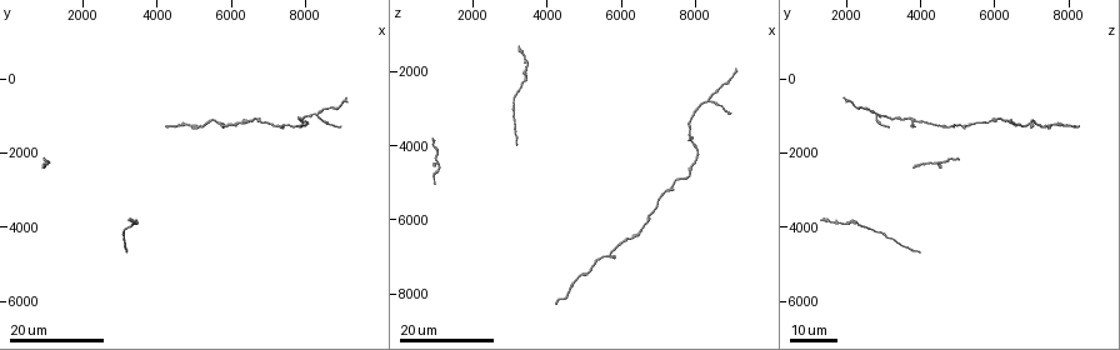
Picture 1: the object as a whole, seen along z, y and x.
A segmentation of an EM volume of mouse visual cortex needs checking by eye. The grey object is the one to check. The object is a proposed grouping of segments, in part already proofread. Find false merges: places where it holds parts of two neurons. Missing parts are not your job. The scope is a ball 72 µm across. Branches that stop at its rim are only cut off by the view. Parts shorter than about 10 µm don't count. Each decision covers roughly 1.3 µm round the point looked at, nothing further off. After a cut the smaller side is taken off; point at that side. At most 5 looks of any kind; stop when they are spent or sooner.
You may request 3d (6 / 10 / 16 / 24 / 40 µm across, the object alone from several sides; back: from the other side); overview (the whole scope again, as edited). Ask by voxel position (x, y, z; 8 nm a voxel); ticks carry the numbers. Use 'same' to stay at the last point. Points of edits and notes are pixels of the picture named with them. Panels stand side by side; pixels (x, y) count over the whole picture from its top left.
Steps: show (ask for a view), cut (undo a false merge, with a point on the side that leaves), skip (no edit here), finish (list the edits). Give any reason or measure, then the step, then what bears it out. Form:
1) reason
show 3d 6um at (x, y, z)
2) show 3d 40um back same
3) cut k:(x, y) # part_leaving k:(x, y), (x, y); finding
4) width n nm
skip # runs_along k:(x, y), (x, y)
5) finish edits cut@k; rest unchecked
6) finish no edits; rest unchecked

narrows sharply
show 3d 16um at (8000, 1200, 3900)

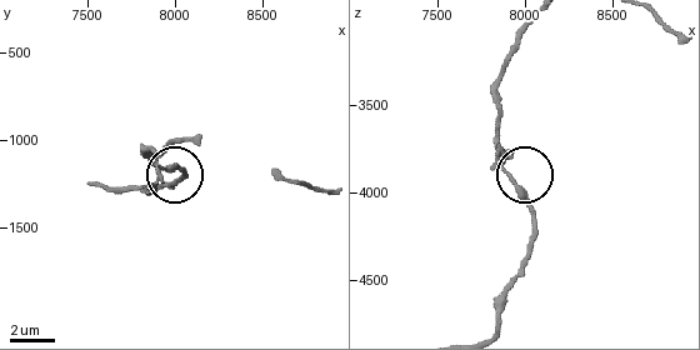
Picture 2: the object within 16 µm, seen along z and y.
show 3d 10um at (7920, 1160, 3920)

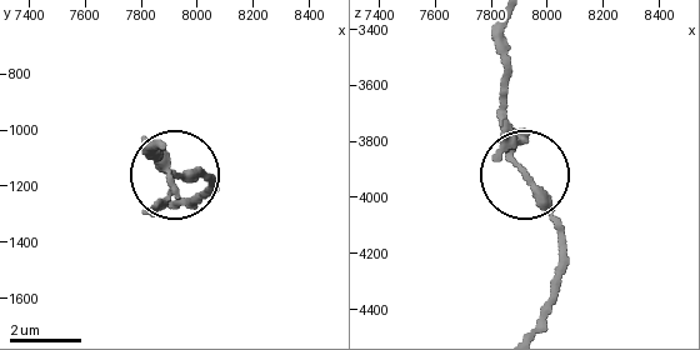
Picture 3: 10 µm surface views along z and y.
skip # runs_along 3:(535, 324), (561, 234), (499, 103); one neuron here

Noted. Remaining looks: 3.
show 3d 16um at (8200, 1000, 2800)

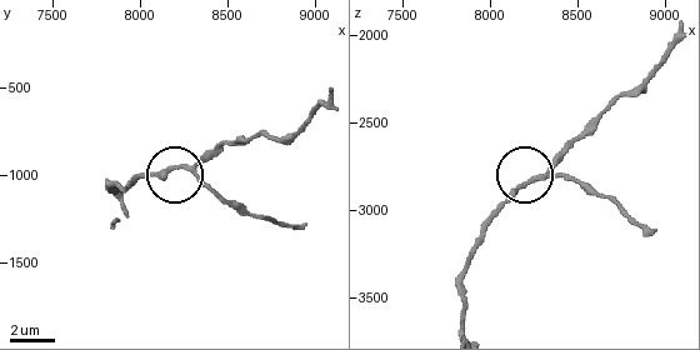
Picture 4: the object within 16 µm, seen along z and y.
zoom in
show 3d 10um at (8200, 960, 2840)

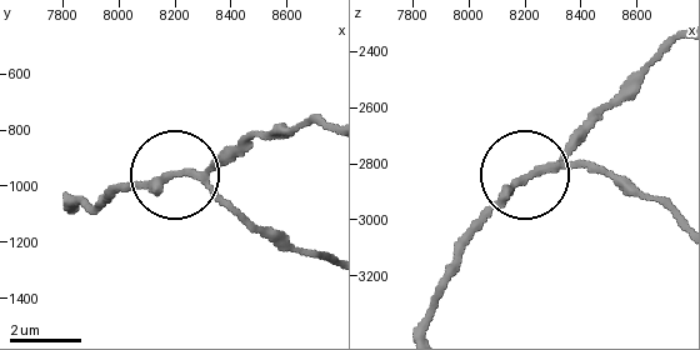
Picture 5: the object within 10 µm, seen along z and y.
skip # runs_along 5:(429, 321), (433, 294), (465, 240), (614, 100); one neuron here

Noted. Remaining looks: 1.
finish no edits; rest unchecked

